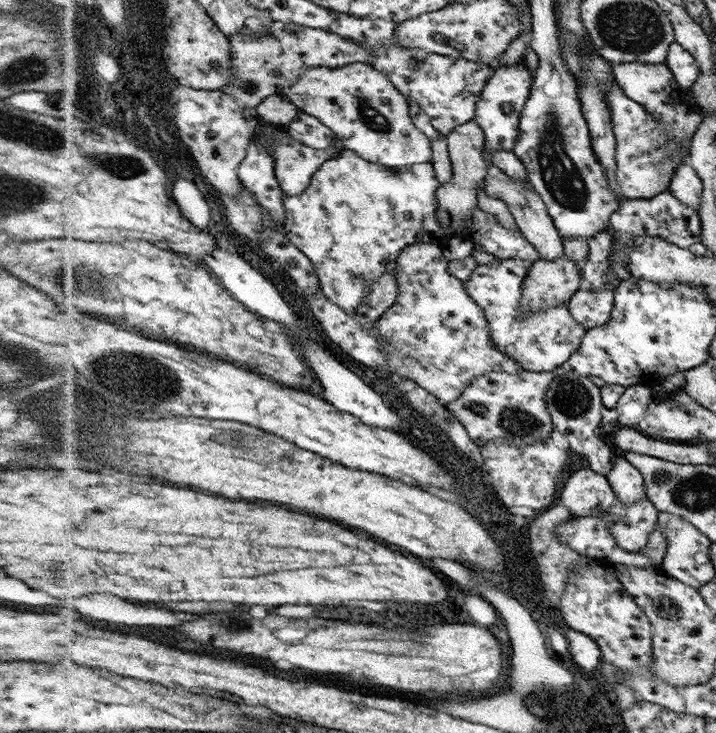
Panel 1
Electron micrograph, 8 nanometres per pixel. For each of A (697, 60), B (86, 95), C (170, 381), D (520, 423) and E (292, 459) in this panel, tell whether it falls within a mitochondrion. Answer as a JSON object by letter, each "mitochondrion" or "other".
{"A":"other","B":"other","C":"mitochondrion","D":"mitochondrion","E":"mitochondrion"}

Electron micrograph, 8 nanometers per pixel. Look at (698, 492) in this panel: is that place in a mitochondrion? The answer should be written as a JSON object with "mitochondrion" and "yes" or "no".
{"mitochondrion":"yes"}

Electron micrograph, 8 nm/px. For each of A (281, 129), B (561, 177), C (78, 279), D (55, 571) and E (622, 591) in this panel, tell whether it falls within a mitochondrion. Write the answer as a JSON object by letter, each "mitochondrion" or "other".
{"A":"other","B":"mitochondrion","C":"mitochondrion","D":"mitochondrion","E":"other"}

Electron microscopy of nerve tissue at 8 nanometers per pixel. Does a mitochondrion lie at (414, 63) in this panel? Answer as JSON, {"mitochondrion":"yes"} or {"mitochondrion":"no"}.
{"mitochondrion":"yes"}

